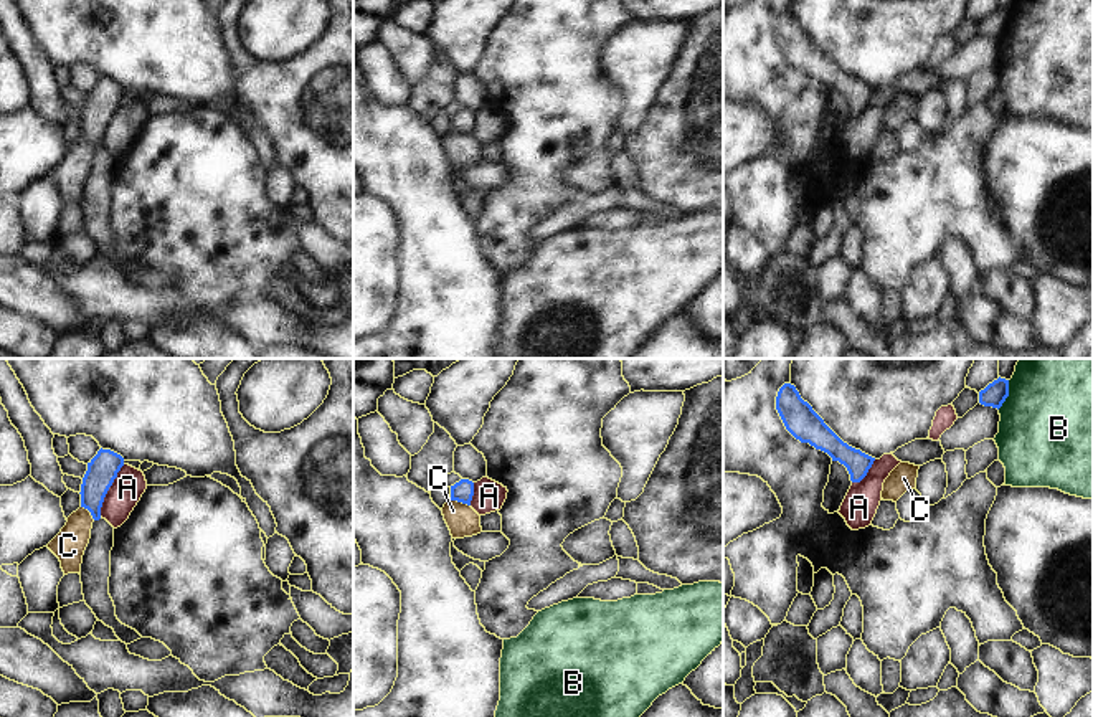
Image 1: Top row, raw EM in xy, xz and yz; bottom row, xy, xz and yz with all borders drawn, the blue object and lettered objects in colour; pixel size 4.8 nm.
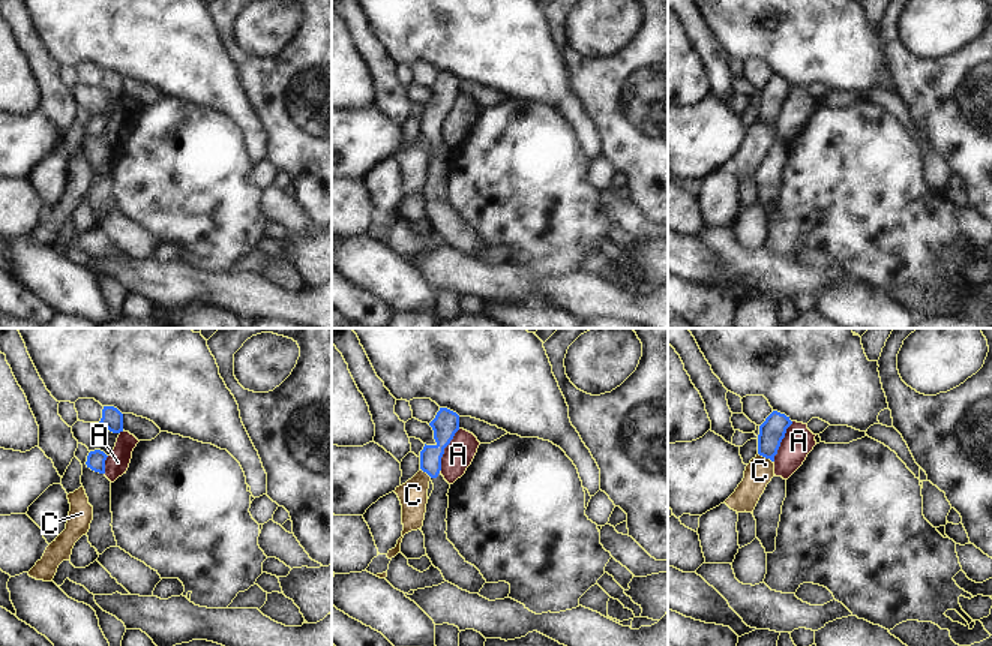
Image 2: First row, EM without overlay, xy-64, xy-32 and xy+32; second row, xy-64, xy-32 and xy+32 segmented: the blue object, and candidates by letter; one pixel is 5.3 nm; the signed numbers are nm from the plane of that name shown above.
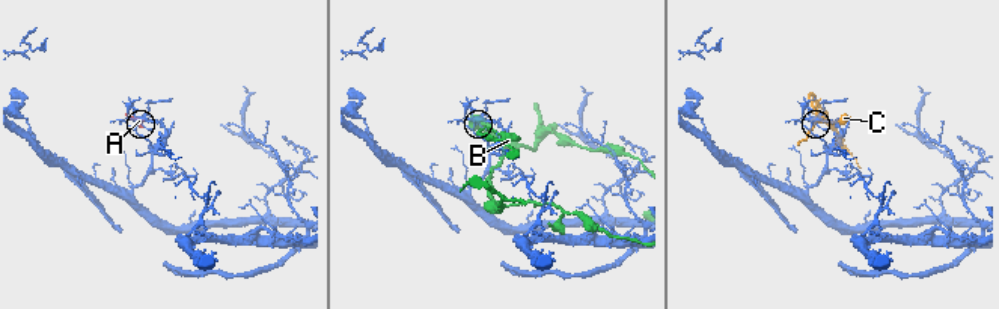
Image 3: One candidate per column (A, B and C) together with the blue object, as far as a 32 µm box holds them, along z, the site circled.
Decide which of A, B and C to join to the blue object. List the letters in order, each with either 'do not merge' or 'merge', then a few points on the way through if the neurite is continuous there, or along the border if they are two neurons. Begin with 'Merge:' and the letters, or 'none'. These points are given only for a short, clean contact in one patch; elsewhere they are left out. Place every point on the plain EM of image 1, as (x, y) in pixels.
Merge: none
A: do not merge | along xy (124, 94), (104, 128), (99, 146)
B: do not merge
C: do not merge | along xz (451, 129), (469, 136)

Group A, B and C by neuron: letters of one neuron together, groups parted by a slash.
A / B / C

